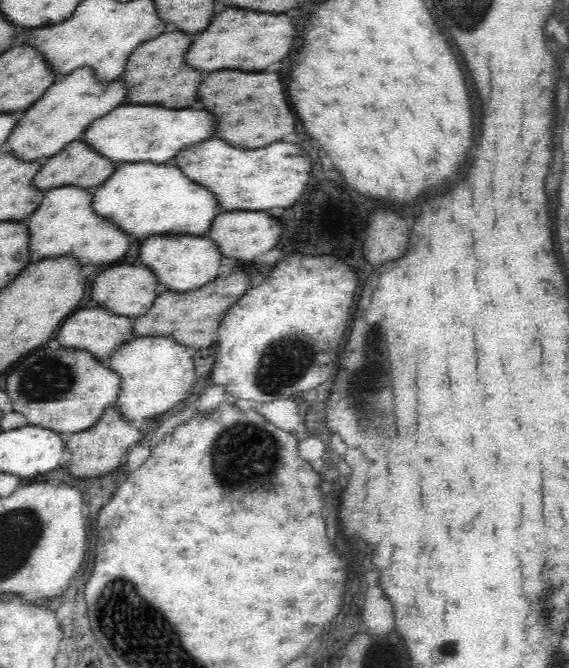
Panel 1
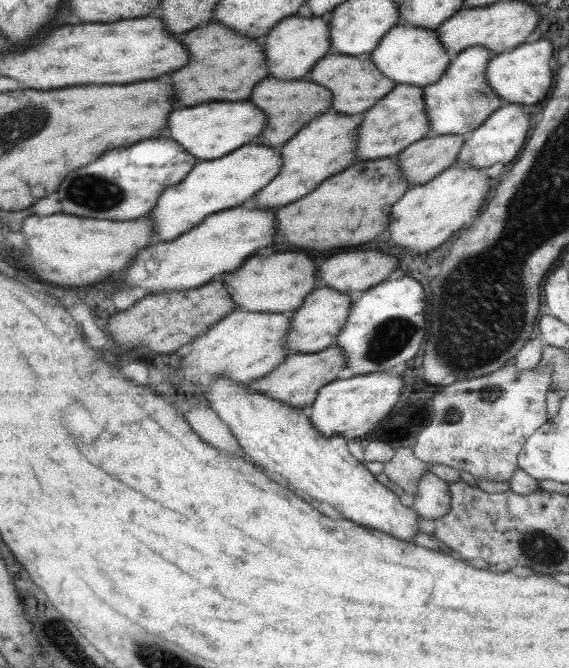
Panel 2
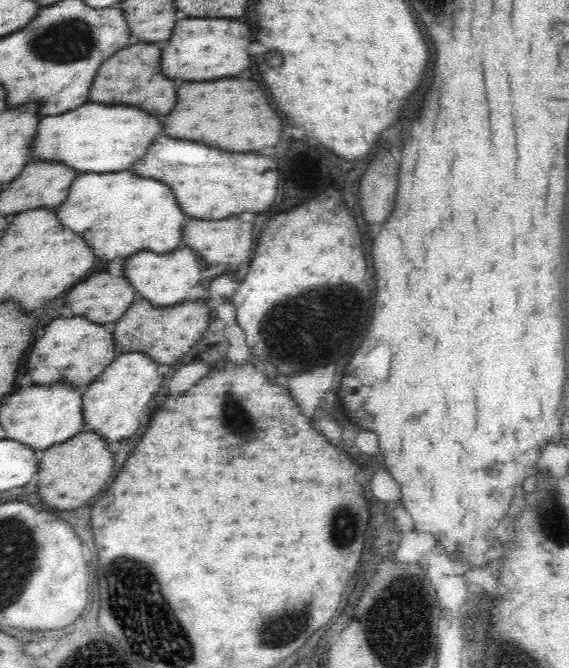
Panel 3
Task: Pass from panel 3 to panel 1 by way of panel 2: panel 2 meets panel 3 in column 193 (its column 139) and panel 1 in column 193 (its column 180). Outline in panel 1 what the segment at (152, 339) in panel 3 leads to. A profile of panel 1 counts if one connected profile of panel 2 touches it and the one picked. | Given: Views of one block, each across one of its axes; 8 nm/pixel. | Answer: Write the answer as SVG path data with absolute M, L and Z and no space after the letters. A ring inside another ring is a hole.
M234 268L222 278L188 292L162 292L156 296L151 309L133 318L136 337L167 334L188 348L206 348L216 344L216 332L227 310L250 288L247 268Z

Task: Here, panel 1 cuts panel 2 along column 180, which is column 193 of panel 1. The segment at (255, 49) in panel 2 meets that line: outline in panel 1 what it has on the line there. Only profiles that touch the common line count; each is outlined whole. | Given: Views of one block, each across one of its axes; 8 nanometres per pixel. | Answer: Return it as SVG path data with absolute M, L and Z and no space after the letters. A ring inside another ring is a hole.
M164 32L154 40L140 44L132 58L128 60L126 72L122 80L128 84L128 103L132 104L160 104L168 108L184 108L192 106L198 100L198 84L202 80L202 72L192 70L184 62L184 54L190 48L192 38L184 32Z

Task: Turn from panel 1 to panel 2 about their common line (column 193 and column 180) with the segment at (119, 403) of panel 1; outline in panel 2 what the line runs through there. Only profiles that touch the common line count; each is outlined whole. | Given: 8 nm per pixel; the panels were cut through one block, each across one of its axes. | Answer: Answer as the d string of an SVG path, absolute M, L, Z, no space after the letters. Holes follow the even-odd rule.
M233 309L187 344L190 348L175 367L175 379L181 384L193 384L204 383L215 376L223 376L246 385L263 378L278 367L291 352L285 346L289 323L291 318L284 314Z

